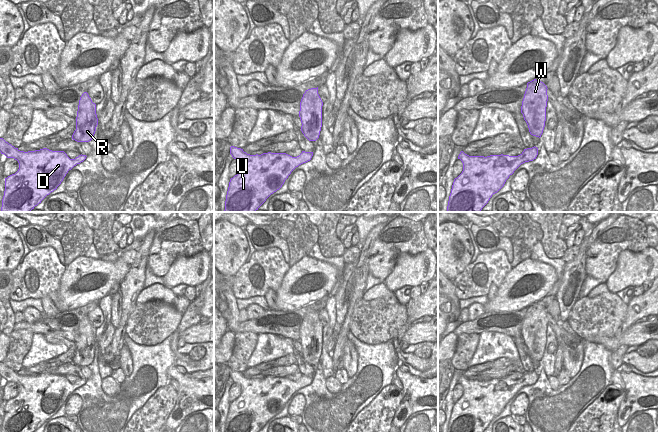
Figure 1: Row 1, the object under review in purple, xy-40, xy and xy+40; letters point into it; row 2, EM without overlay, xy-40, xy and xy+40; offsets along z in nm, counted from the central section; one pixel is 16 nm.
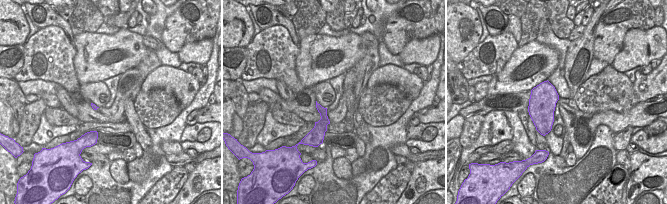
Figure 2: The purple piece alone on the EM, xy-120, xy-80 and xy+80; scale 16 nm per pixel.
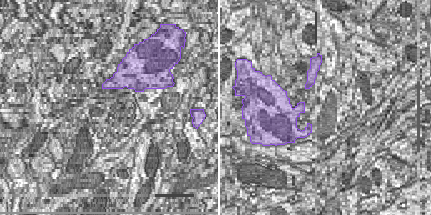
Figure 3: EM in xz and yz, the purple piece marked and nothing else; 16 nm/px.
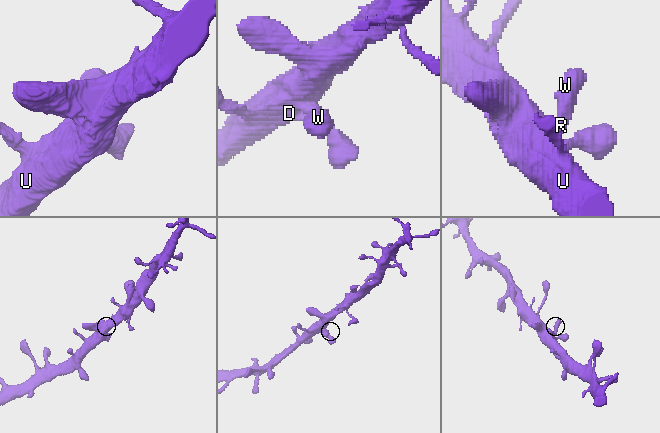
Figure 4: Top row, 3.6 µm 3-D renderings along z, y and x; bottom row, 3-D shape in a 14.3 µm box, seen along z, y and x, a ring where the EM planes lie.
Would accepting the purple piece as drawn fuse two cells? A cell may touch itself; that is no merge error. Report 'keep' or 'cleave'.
keep

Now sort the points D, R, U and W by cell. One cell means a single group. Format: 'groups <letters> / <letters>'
groups D R U W

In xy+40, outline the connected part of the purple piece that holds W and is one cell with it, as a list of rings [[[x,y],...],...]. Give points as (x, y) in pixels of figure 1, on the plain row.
[[[536,303],[527,307],[521,337],[531,359],[541,361],[546,345],[547,310]]]

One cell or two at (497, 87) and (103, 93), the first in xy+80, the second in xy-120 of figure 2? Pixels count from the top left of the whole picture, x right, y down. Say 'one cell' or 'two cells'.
two cells

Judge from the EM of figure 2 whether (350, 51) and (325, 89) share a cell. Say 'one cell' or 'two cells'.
two cells

